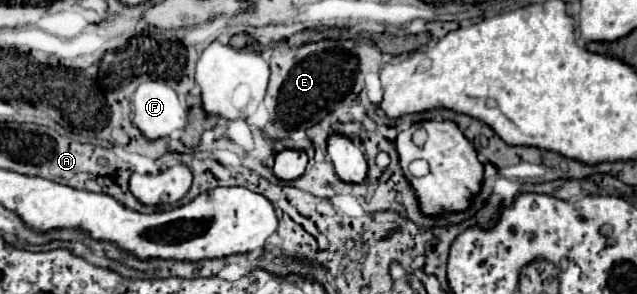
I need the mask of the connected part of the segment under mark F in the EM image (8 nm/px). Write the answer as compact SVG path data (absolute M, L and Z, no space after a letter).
M149 79L131 97L133 125L147 139L161 139L187 125L187 107L165 81Z

